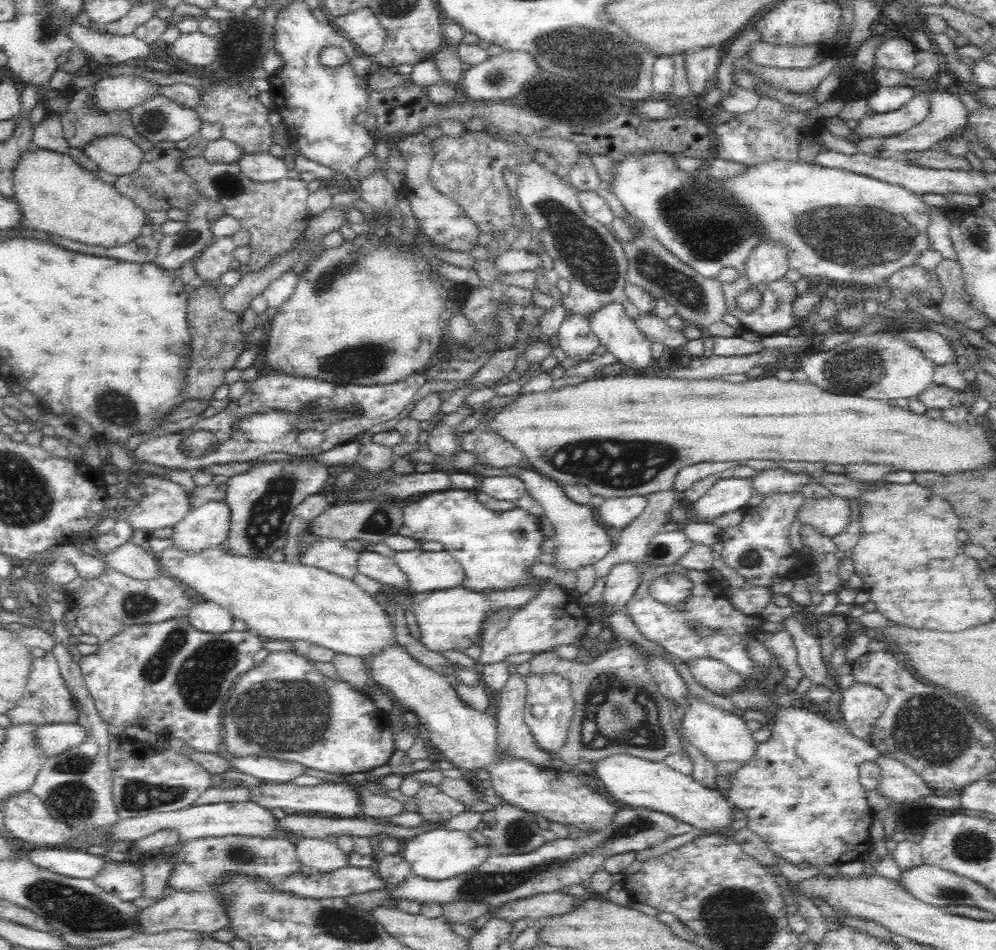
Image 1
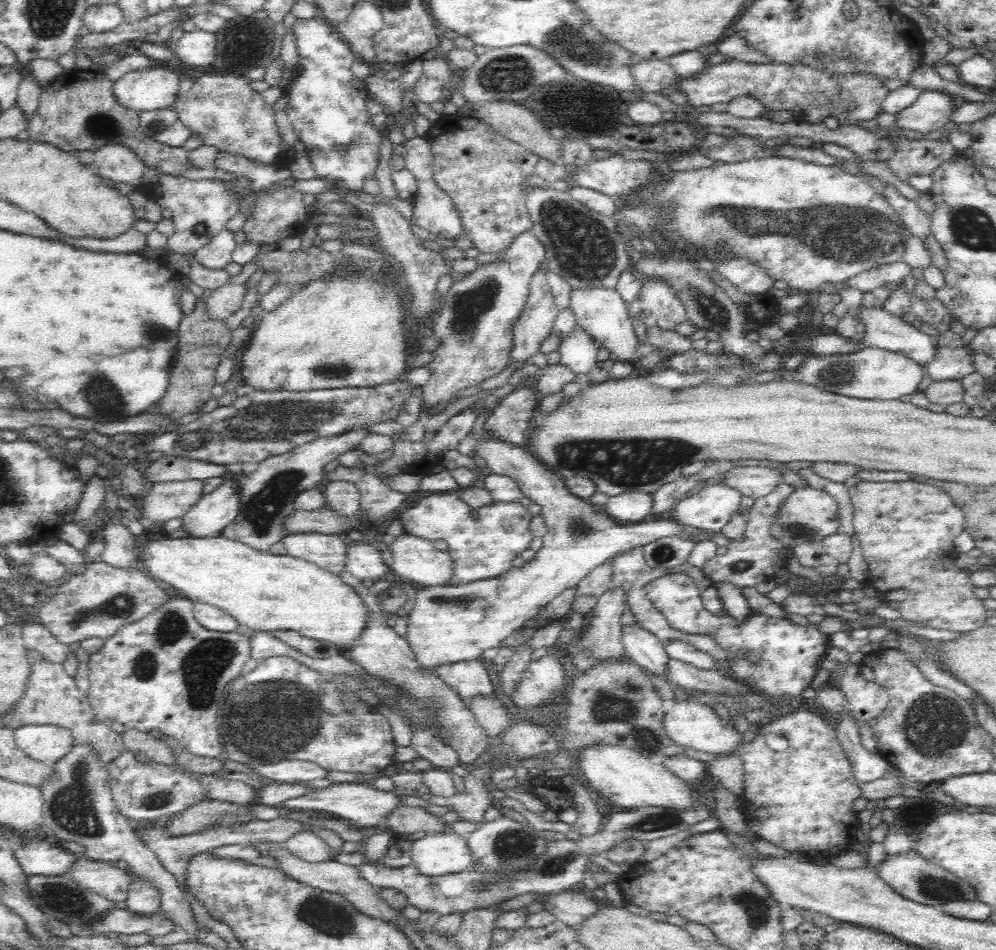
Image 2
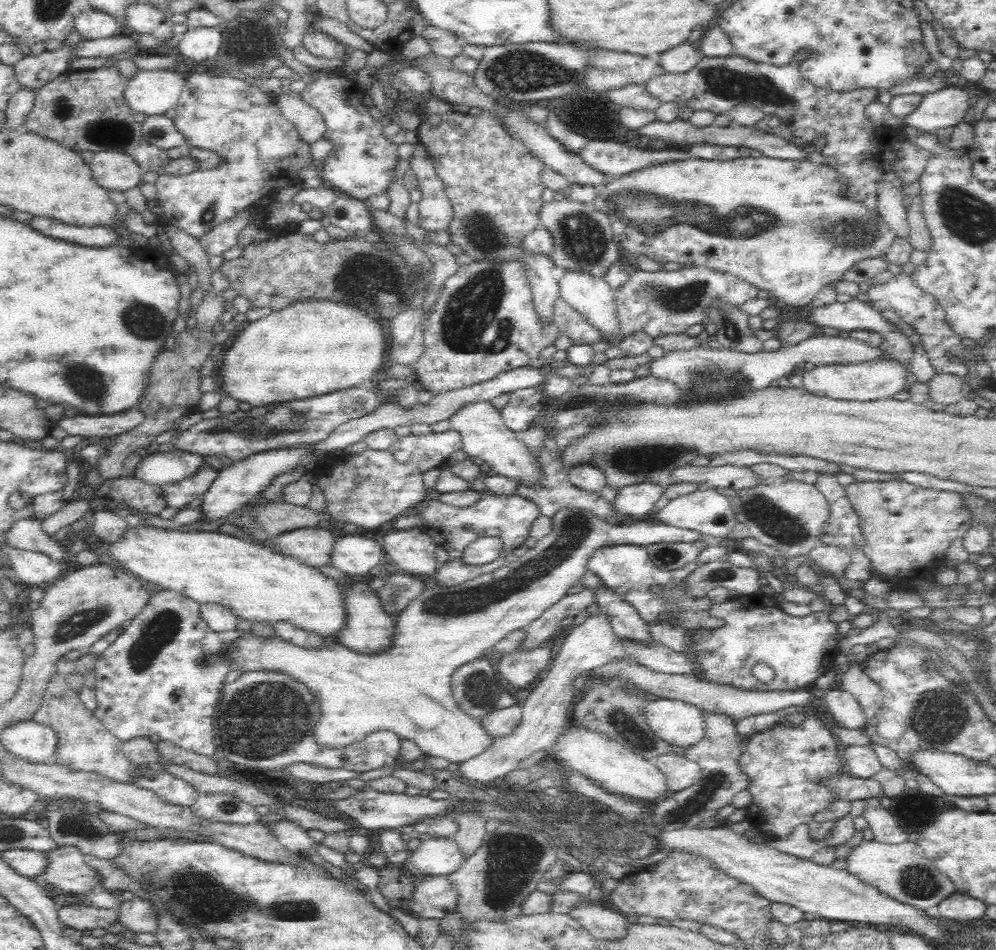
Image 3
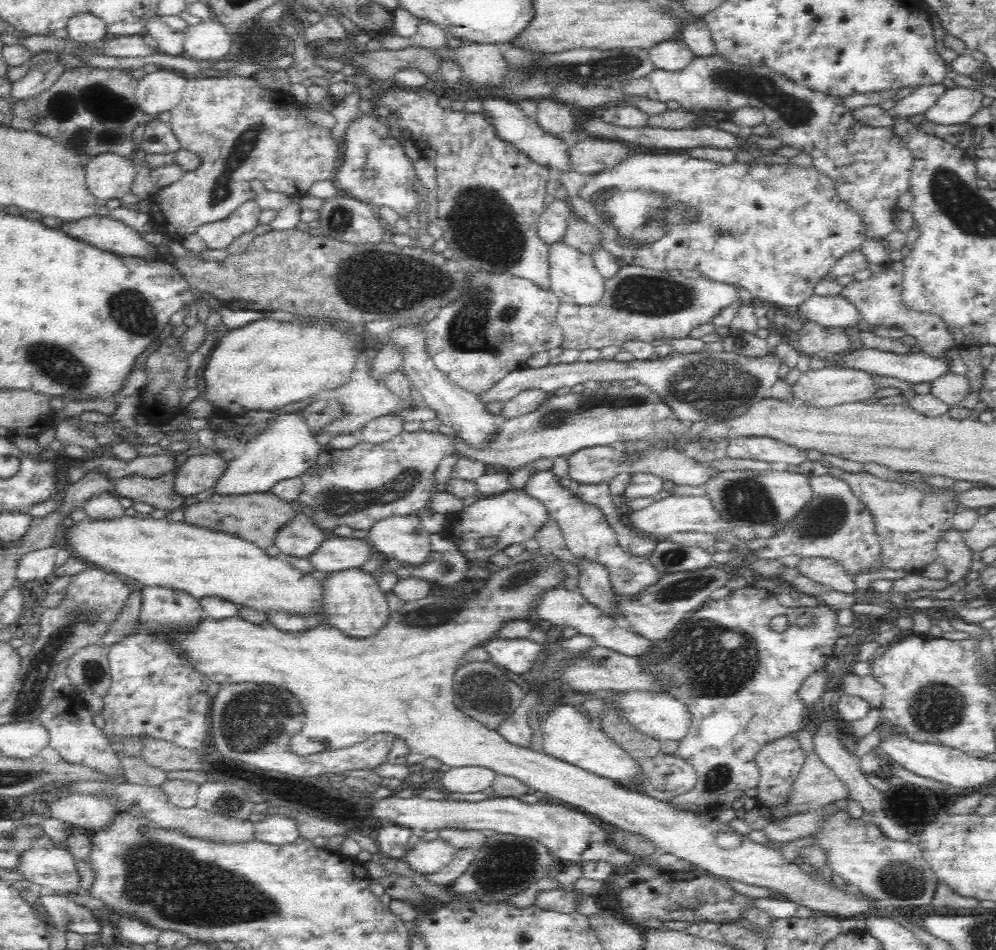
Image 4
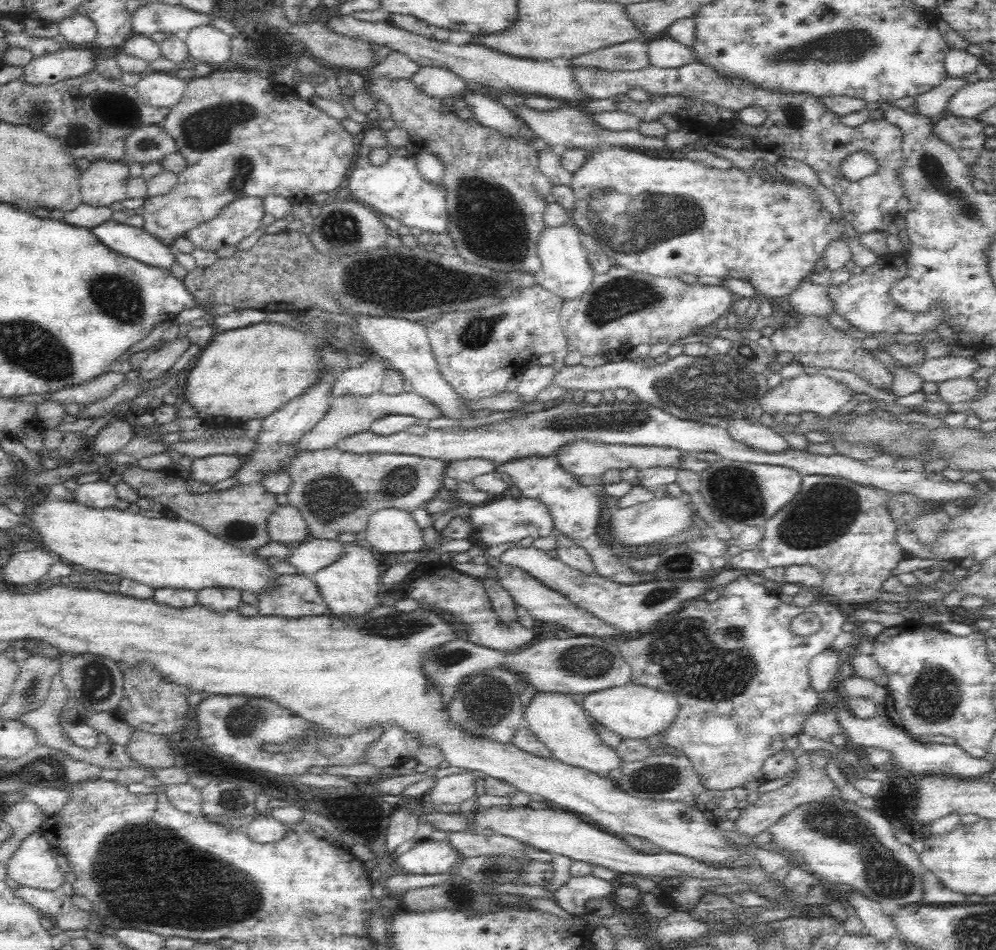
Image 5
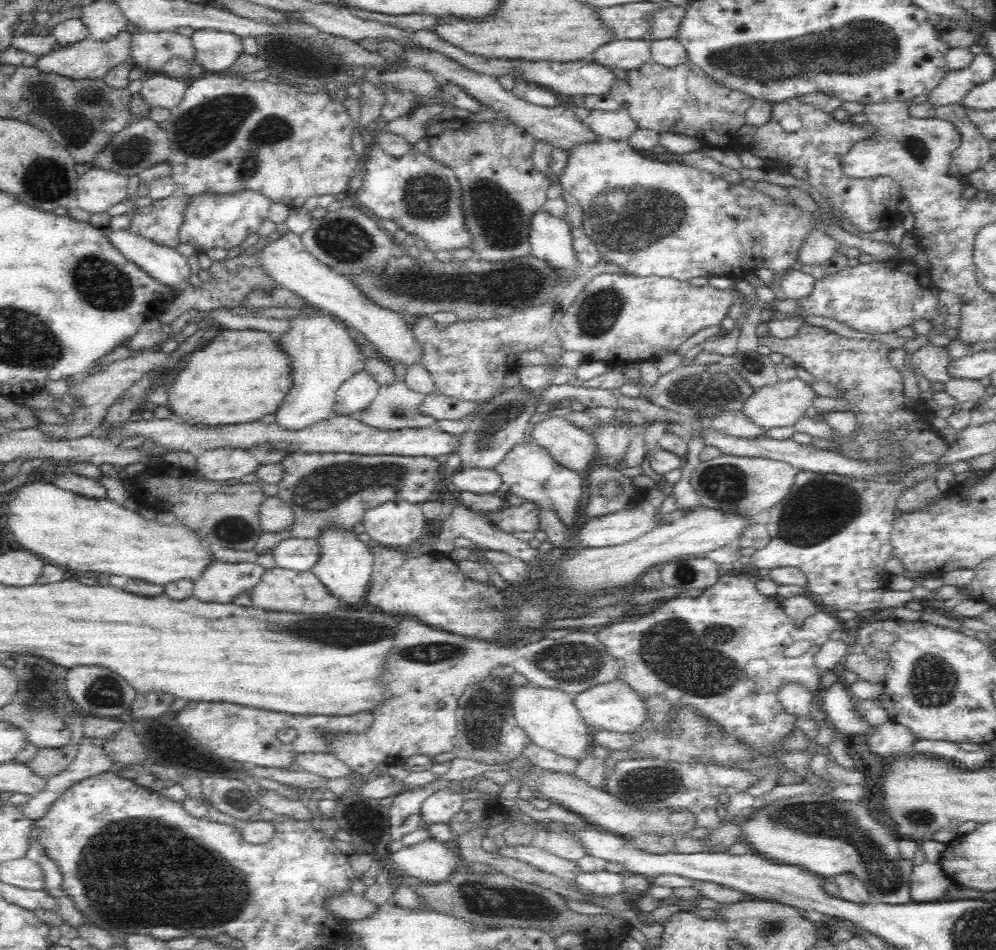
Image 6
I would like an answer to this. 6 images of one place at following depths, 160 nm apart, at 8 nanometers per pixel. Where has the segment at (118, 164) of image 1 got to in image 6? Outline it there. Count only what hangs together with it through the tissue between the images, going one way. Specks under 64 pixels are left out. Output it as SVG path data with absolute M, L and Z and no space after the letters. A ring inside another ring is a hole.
M91 168L78 179L74 205L90 214L106 213L114 204L127 200L128 181L127 176Z

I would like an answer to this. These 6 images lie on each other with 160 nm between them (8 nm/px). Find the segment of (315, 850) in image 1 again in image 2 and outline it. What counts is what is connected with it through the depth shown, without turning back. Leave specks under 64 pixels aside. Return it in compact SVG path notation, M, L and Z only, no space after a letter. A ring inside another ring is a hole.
M311 830L296 832L283 844L294 856L310 863L331 861L331 857L334 857L326 841Z

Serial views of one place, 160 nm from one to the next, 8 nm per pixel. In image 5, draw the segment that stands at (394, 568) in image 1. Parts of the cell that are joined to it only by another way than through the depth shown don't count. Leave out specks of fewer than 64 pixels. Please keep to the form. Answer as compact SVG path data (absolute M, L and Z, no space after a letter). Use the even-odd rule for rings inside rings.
M306 538L292 545L292 552L286 562L294 566L296 572L313 575L321 568L326 568L340 556L341 542L336 540Z

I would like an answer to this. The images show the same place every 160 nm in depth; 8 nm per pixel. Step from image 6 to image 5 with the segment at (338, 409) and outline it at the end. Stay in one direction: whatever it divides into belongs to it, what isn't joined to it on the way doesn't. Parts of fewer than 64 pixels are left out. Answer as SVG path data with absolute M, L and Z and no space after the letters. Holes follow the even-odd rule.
M370 357L358 367L350 367L334 384L333 396L367 397L381 390L388 366L376 357Z

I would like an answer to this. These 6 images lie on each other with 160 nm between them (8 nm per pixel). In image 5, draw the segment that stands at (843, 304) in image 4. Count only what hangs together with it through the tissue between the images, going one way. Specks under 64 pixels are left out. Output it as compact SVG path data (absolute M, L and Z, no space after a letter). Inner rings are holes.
M806 279L801 286L790 294L789 306L793 310L793 318L804 315L826 315L834 313L827 287Z

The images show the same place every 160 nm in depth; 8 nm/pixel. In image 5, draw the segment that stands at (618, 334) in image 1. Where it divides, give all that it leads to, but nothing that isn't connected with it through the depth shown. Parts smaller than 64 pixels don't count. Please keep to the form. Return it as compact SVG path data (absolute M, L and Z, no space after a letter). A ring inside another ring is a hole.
M572 221L558 224L558 226L545 225L543 234L539 237L537 243L537 254L541 266L535 273L536 281L544 290L561 297L563 301L580 297L582 292L590 287L595 276L588 263L579 236L580 230Z

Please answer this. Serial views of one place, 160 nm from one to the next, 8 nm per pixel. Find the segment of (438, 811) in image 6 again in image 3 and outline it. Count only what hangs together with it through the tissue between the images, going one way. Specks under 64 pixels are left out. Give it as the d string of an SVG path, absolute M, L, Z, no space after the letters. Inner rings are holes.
M598 611L594 616L588 617L582 624L576 626L564 639L558 656L552 660L548 669L543 673L540 682L536 682L530 690L529 696L523 704L522 724L510 736L494 740L492 748L486 750L482 756L462 762L454 776L463 783L479 788L491 787L498 778L506 777L509 772L519 768L519 763L538 750L549 750L558 739L562 728L571 718L568 713L572 706L574 680L577 676L586 675L588 670L598 668L616 658L629 658L622 645L618 643L618 636L614 634L612 625L606 613Z

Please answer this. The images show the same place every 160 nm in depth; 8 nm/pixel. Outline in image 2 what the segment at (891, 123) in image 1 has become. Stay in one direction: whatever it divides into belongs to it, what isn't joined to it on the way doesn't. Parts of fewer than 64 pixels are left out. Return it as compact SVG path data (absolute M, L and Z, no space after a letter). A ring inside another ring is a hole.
M943 92L920 93L912 106L897 114L897 124L903 130L916 130L925 136L934 130L941 131L961 102Z

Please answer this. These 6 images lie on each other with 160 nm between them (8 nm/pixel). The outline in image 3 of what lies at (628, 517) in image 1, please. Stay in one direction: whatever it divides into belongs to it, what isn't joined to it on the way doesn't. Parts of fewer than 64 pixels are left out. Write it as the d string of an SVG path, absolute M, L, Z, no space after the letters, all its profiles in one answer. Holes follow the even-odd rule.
M642 480L634 482L628 486L621 487L617 497L612 502L613 509L619 516L628 515L642 518L648 514L652 514L653 504L662 497L665 490L657 482Z

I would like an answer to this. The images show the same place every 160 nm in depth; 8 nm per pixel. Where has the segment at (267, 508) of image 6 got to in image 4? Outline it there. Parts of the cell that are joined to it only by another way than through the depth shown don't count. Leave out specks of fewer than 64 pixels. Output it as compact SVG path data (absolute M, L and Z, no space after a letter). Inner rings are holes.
M294 508L290 519L276 532L275 545L287 556L308 558L329 535L320 531L298 508Z

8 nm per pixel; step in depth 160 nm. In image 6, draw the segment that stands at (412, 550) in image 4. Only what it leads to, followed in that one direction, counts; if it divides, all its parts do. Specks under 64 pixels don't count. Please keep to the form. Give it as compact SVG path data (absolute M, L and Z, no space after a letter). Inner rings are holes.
M397 499L386 500L369 508L361 521L365 533L378 545L396 549L410 548L423 539L426 518L421 503Z

